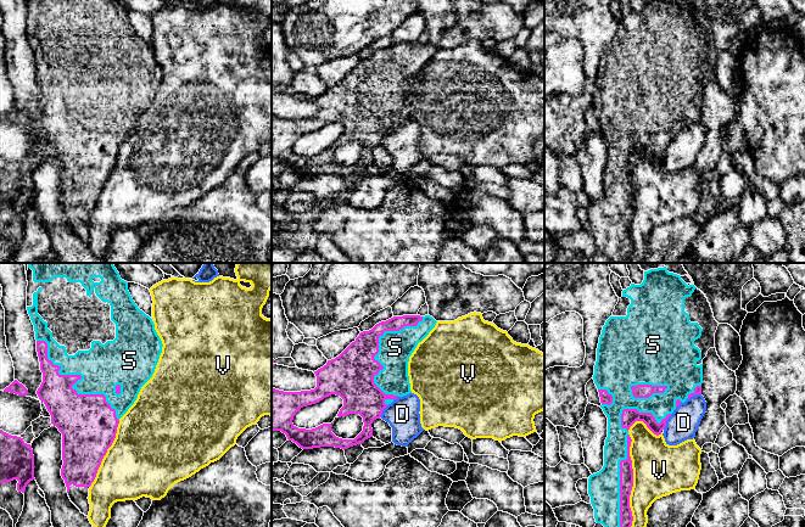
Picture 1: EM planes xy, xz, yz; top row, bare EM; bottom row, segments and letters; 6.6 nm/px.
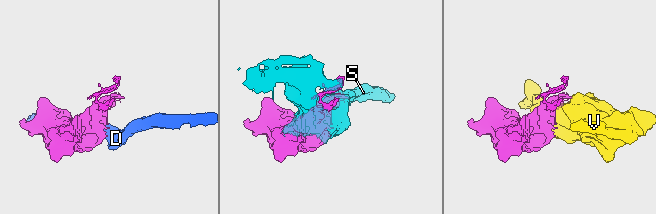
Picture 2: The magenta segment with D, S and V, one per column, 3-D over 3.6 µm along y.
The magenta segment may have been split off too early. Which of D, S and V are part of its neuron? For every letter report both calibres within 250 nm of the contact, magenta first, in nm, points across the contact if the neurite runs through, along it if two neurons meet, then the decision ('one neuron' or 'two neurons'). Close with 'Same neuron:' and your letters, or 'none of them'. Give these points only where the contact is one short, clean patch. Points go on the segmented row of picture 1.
D: 110/200 nm | two neurons
S: 300/300 nm | one neuron
V: 100/340 nm | two neurons
Same neuron: S

